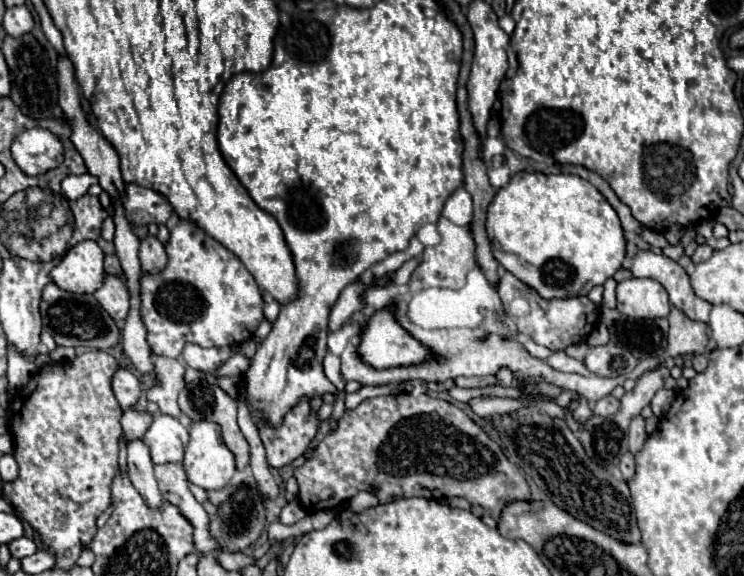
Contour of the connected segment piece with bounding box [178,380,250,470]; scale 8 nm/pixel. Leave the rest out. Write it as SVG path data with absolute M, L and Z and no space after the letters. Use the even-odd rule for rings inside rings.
M198 380L198 382L186 384L186 388L180 392L178 404L180 404L180 410L186 412L192 420L210 420L210 422L216 422L216 424L222 426L224 442L234 452L234 456L236 456L236 468L238 470L244 470L250 464L250 448L248 448L248 442L242 436L242 432L238 428L238 422L236 422L236 402L226 392L222 392L214 384Z

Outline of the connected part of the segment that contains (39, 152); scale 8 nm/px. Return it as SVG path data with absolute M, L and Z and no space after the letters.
M28 128L14 138L12 158L26 176L40 176L64 162L64 146L46 128Z

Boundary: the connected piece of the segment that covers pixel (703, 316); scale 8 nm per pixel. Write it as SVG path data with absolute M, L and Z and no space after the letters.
M642 250L634 256L630 272L636 278L658 280L664 286L664 290L668 292L672 306L682 310L692 320L708 322L712 304L708 304L706 300L702 300L694 294L692 286L688 284L690 282L688 274L676 260L666 258L662 254L654 254L650 250Z

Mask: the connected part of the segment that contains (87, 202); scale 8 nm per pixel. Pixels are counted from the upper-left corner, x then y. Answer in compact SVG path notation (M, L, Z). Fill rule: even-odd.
M84 194L78 200L70 200L70 210L74 212L74 234L76 242L82 240L98 240L102 222L108 216L106 210L100 206L96 196ZM92 224L92 226L90 226Z

